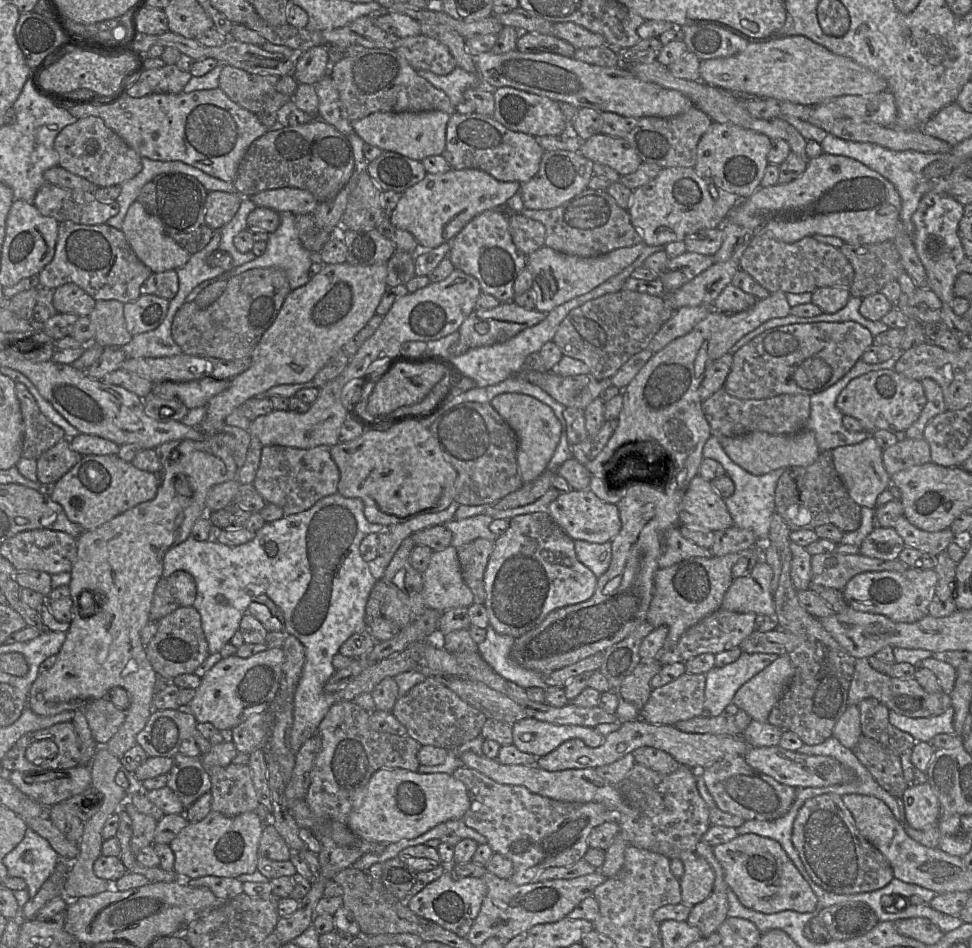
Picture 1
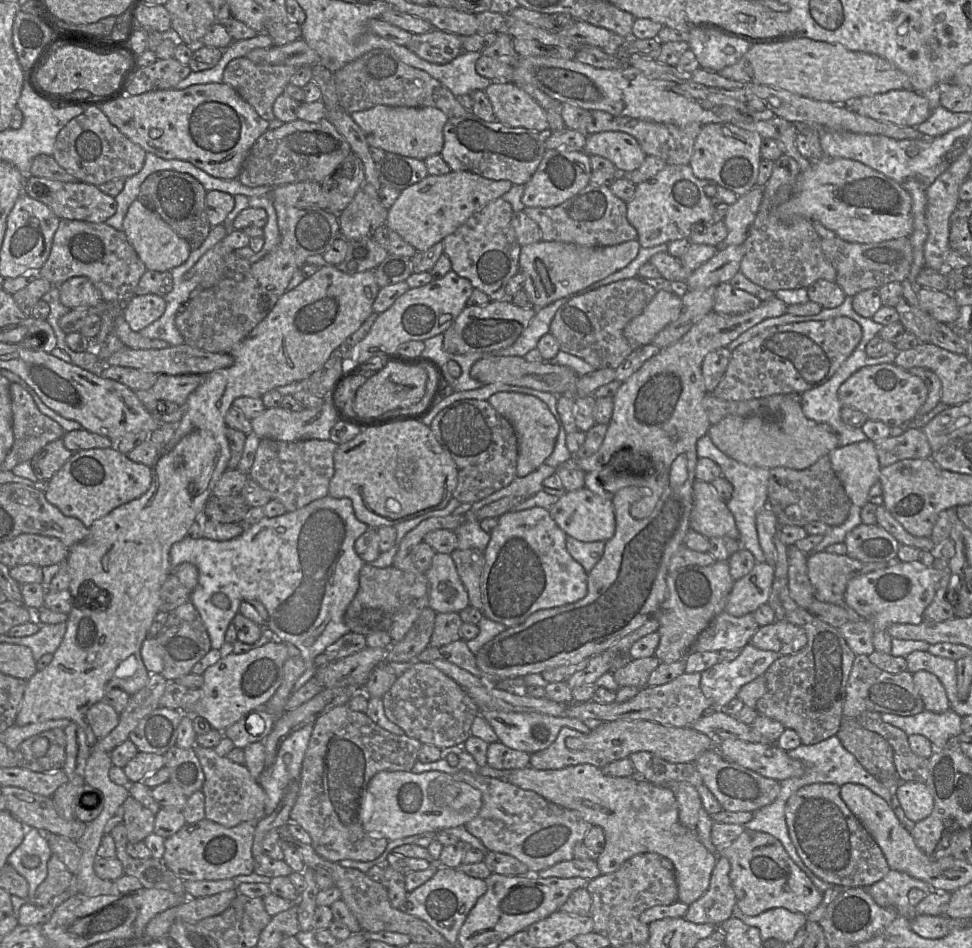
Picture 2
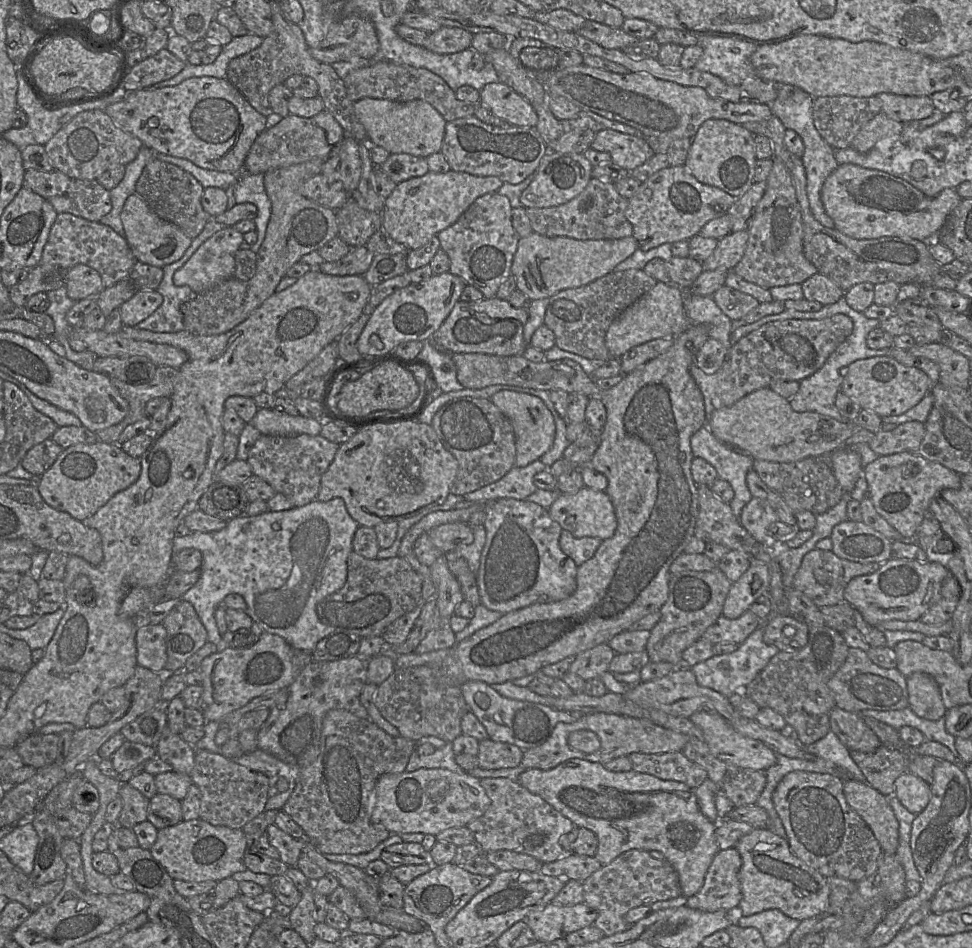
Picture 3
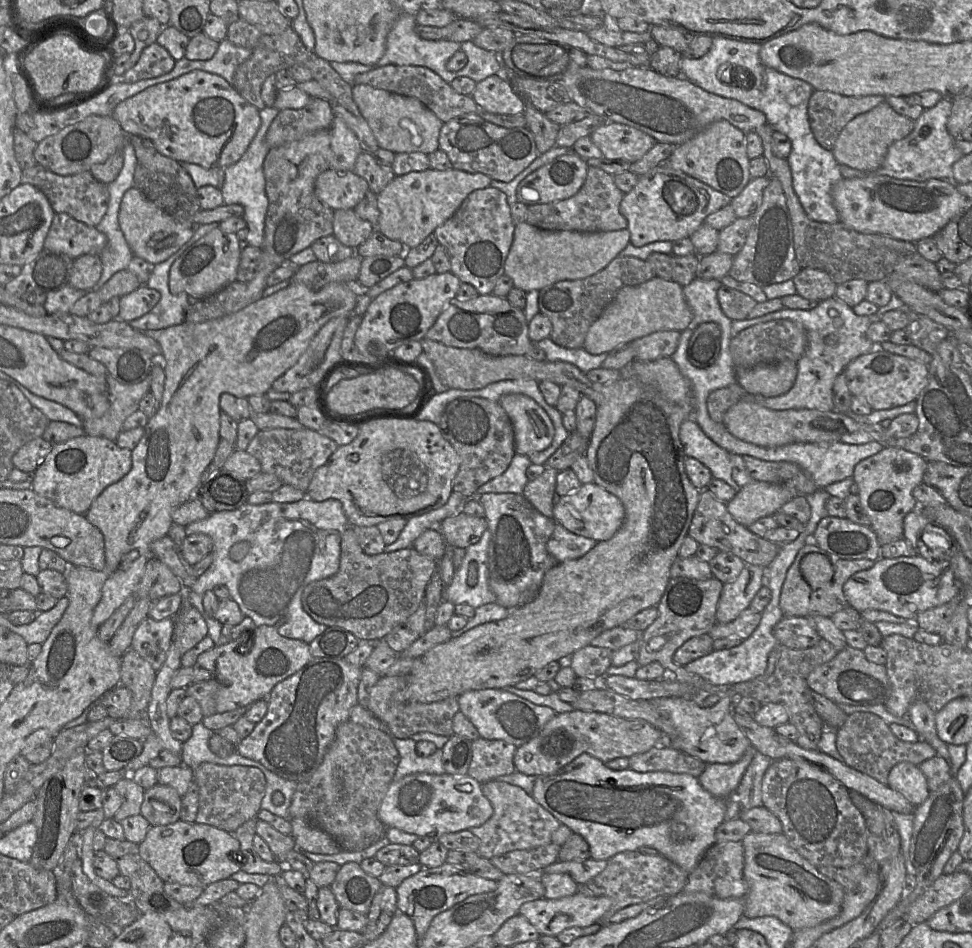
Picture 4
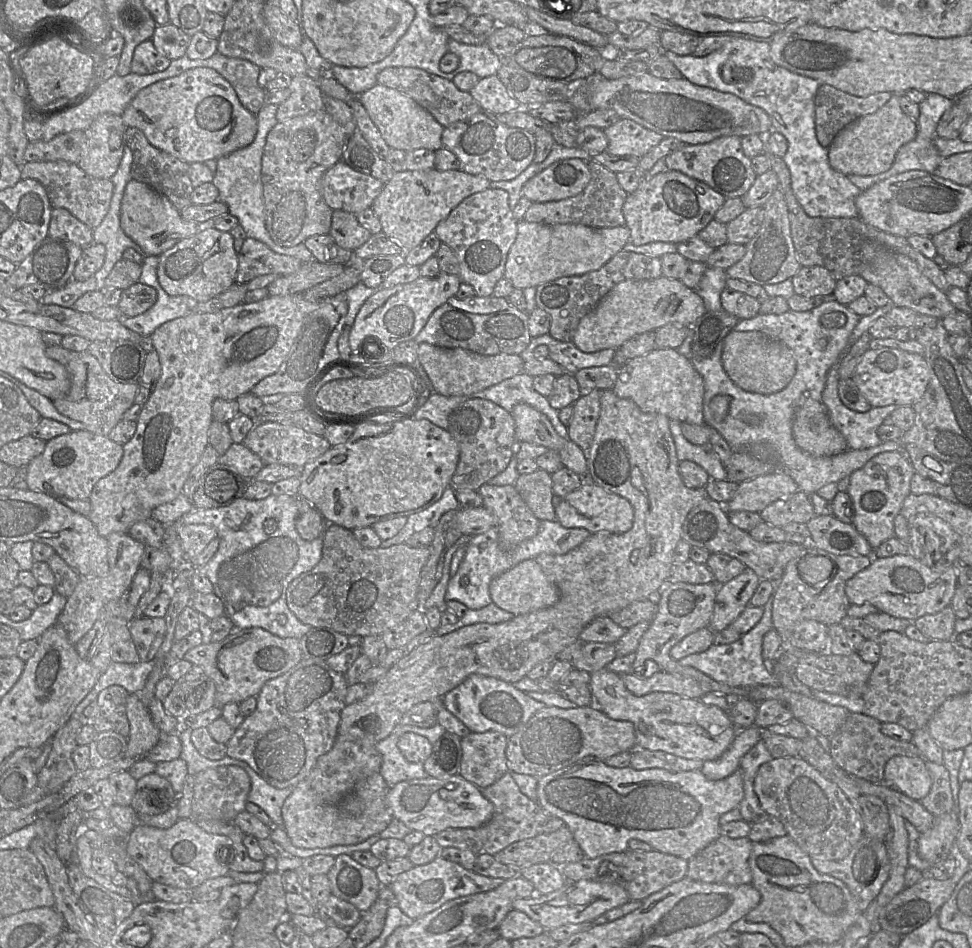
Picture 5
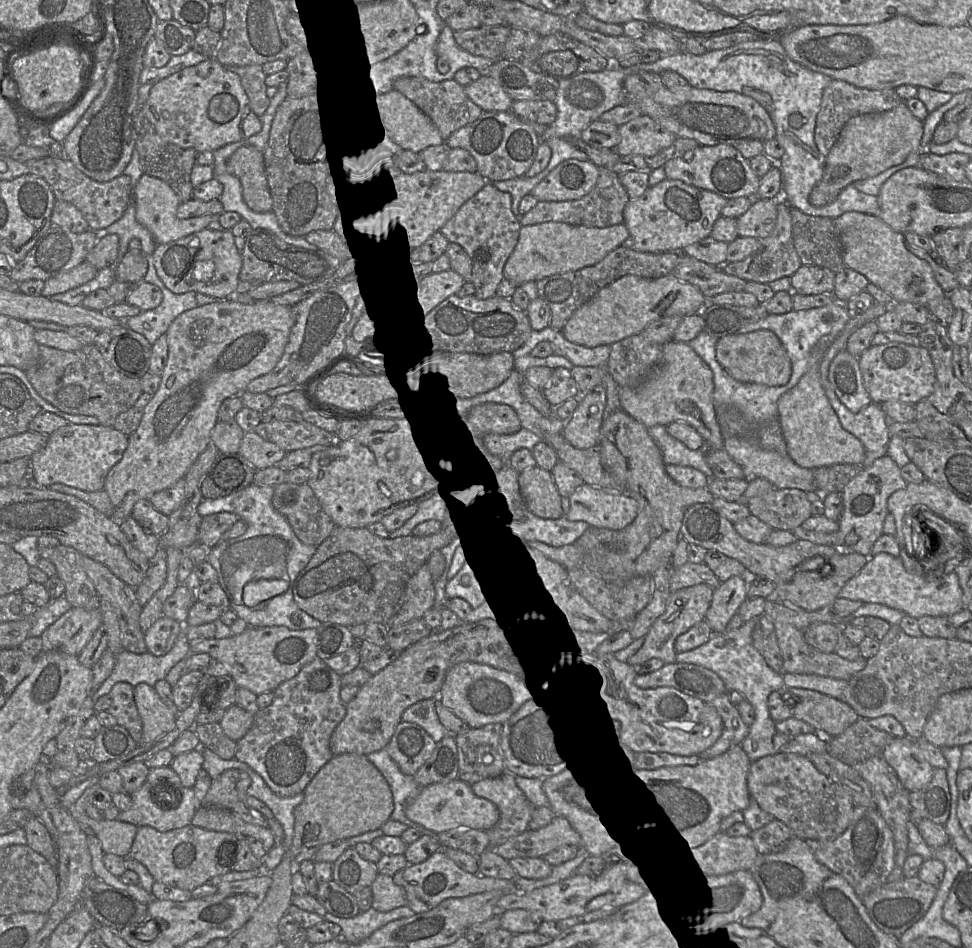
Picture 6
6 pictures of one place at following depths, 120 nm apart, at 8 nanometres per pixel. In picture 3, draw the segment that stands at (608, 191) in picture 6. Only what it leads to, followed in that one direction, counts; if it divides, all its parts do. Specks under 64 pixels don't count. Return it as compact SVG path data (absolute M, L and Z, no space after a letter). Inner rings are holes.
M592 177L586 188L570 201L547 208L527 208L534 232L546 237L569 237L577 240L620 239L632 236L633 227L625 216L627 198L621 196L614 183Z

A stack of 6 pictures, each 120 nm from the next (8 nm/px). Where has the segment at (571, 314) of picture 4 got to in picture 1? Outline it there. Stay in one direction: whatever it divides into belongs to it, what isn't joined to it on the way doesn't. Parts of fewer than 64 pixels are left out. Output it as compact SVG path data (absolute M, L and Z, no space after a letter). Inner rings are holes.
M621 289L571 310L560 323L553 341L563 355L584 362L596 379L611 378L630 357L649 347L652 338L669 318L667 296Z

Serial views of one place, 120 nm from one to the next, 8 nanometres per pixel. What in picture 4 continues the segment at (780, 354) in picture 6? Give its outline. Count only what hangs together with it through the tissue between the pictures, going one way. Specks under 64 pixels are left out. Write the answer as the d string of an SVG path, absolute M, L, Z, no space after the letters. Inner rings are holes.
M791 360L757 365L750 369L736 369L736 382L747 395L783 395L793 387L796 377L797 362Z

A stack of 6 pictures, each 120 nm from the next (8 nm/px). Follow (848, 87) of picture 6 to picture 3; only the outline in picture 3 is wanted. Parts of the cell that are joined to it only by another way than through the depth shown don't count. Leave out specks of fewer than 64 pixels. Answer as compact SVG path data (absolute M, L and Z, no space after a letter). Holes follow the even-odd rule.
M841 95L817 97L814 98L812 107L815 128L834 149L850 147L859 131L880 112L882 112L882 103L877 96L853 97Z

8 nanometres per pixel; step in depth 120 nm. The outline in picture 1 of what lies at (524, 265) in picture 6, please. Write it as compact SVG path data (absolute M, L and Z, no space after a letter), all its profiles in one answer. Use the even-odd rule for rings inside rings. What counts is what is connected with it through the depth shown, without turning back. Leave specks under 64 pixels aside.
M646 244L615 249L609 253L594 257L578 257L560 253L543 246L527 257L527 267L533 276L531 289L535 293L535 308L548 313L555 307L587 292L590 292L611 277L631 265L643 252Z

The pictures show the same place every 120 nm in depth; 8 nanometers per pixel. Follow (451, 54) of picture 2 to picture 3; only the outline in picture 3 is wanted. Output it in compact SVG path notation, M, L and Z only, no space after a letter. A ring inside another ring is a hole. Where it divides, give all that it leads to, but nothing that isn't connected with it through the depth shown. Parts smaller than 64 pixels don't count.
M442 26L428 36L423 47L437 54L453 54L469 48L473 36L462 28Z

